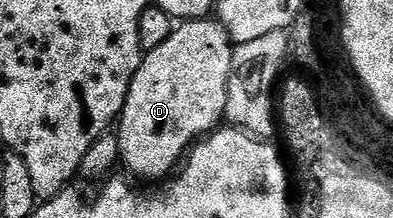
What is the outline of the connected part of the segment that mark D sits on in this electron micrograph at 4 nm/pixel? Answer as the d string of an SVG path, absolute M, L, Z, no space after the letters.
M201 20L179 23L166 44L158 44L158 48L141 57L140 67L130 84L124 110L118 119L120 161L133 179L145 178L148 184L167 179L181 165L188 151L225 121L233 49L233 43L228 41L228 34L219 22Z

